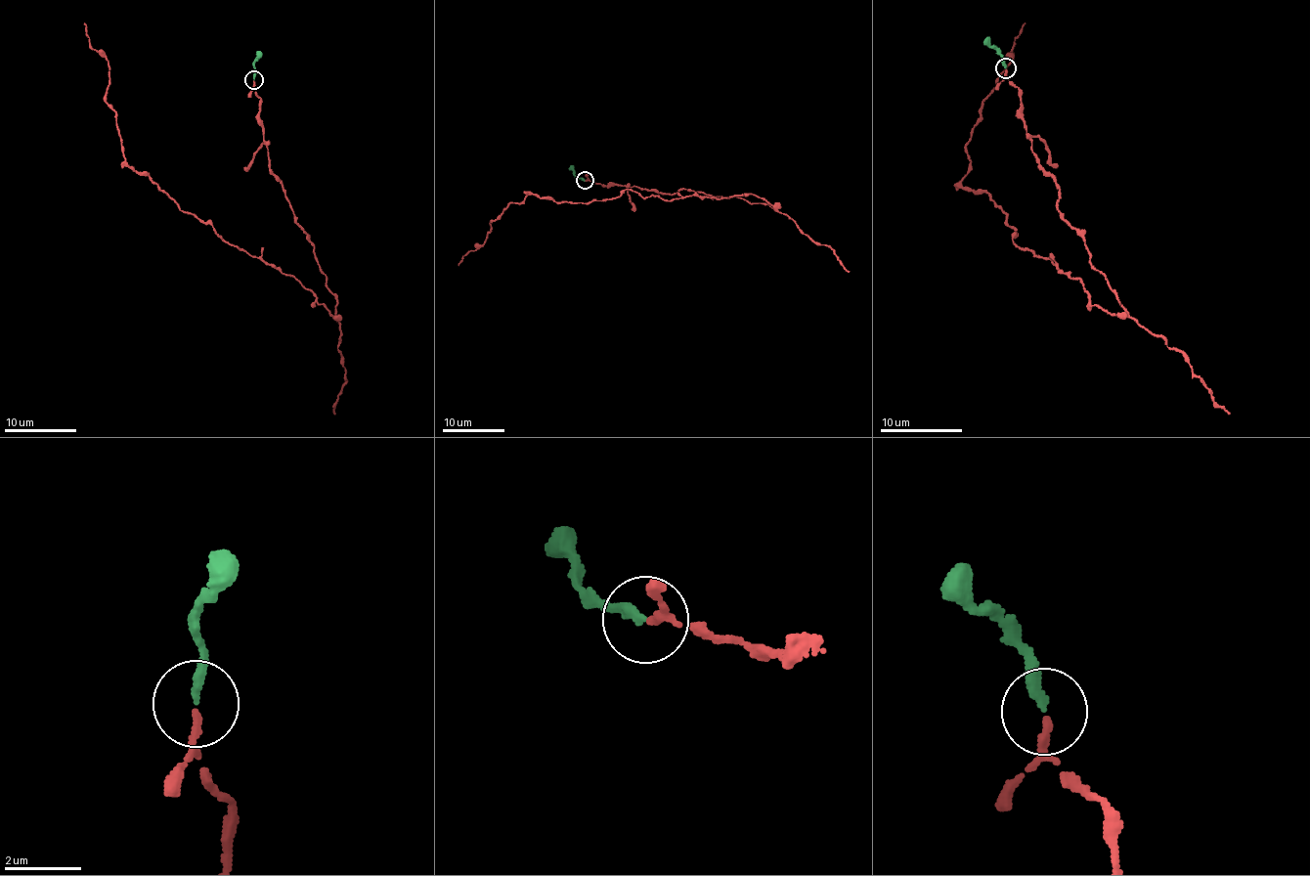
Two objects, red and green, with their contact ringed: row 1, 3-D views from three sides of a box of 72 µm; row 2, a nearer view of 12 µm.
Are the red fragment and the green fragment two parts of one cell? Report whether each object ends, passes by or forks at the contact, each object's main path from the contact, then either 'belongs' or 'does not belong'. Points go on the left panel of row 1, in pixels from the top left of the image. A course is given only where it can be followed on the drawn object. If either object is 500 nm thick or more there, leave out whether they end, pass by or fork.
red passes by; green ends there; red runs (254, 81), (269, 167), (334, 315), (126, 163), (106, 100), (109, 62), (83, 23); green runs (254, 79), (259, 52); belongs

